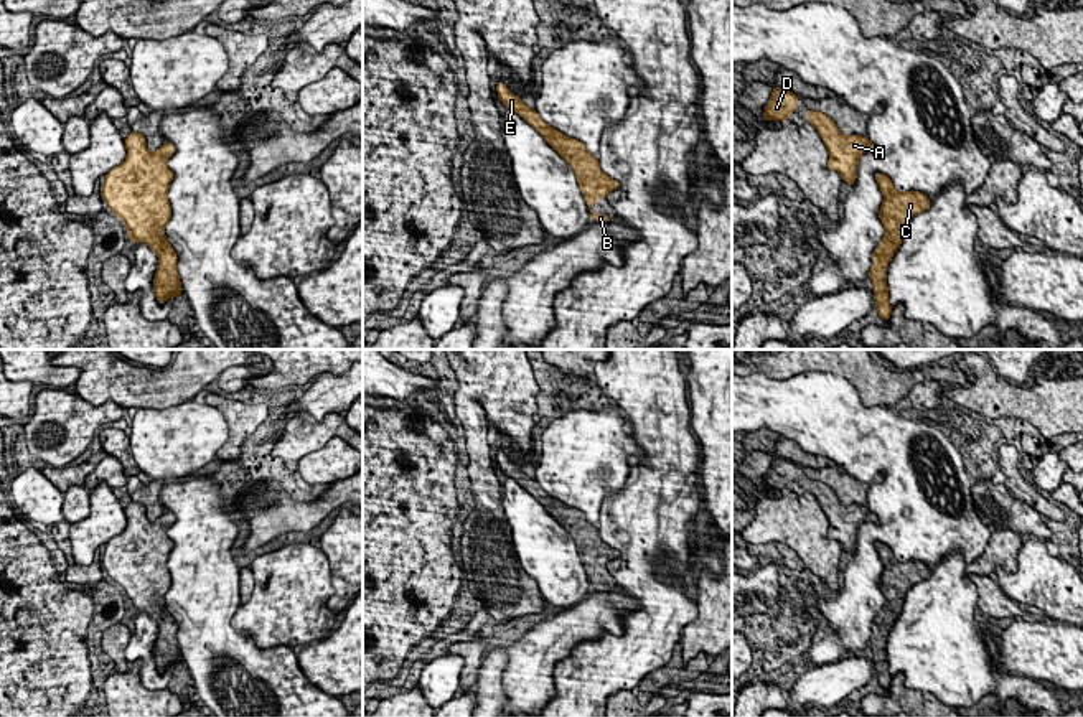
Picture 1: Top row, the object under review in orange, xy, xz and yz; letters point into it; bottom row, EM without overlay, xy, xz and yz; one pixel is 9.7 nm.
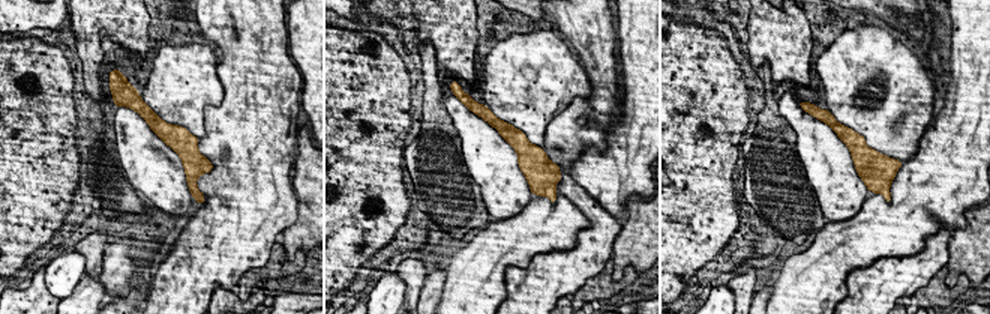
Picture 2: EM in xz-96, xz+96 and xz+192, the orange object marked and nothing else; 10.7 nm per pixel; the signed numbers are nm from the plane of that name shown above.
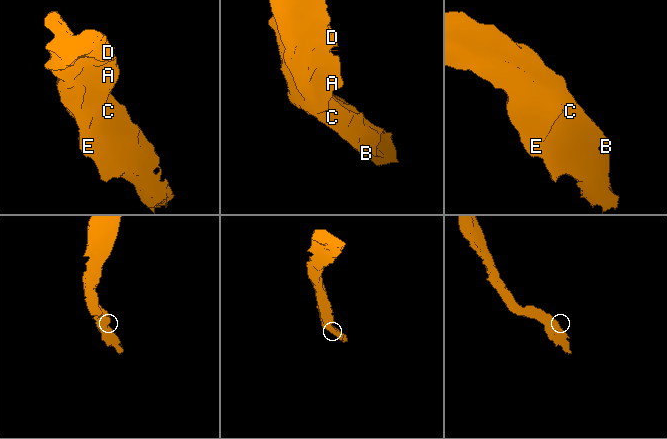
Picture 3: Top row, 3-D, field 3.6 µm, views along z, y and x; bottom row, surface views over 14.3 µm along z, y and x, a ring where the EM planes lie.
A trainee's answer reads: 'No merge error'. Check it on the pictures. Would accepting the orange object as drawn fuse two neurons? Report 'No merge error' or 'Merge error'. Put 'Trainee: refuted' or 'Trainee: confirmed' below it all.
No merge error
Trainee: confirmed

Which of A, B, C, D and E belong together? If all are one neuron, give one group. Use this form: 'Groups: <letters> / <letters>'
Groups: A B C D E

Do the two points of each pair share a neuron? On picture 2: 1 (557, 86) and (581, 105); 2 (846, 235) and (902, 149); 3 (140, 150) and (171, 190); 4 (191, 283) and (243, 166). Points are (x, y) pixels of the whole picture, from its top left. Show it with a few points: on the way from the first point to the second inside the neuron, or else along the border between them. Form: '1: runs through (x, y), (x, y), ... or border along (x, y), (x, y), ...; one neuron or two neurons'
1: border along (581, 63), (591, 92), (548, 122); two neurons
2: border along (924, 132), (918, 150), (903, 163); two neurons
3: runs through (146, 160), (162, 181); one neuron
4: runs through (209, 254), (236, 227), (243, 212), (243, 194); one neuron

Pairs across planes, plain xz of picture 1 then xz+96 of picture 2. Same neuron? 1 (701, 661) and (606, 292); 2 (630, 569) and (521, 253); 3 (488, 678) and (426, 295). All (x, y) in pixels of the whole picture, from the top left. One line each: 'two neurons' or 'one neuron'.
1: one neuron
2: two neurons
3: one neuron

